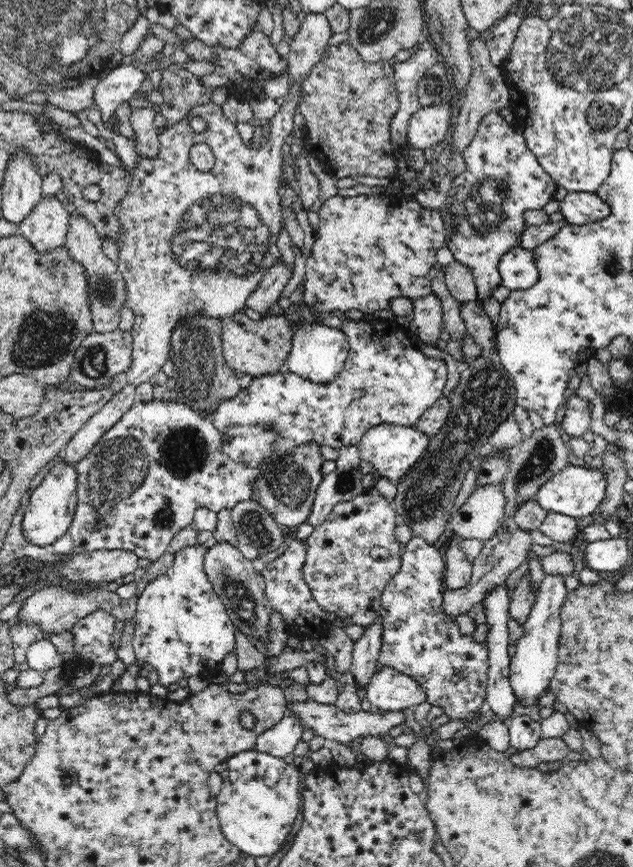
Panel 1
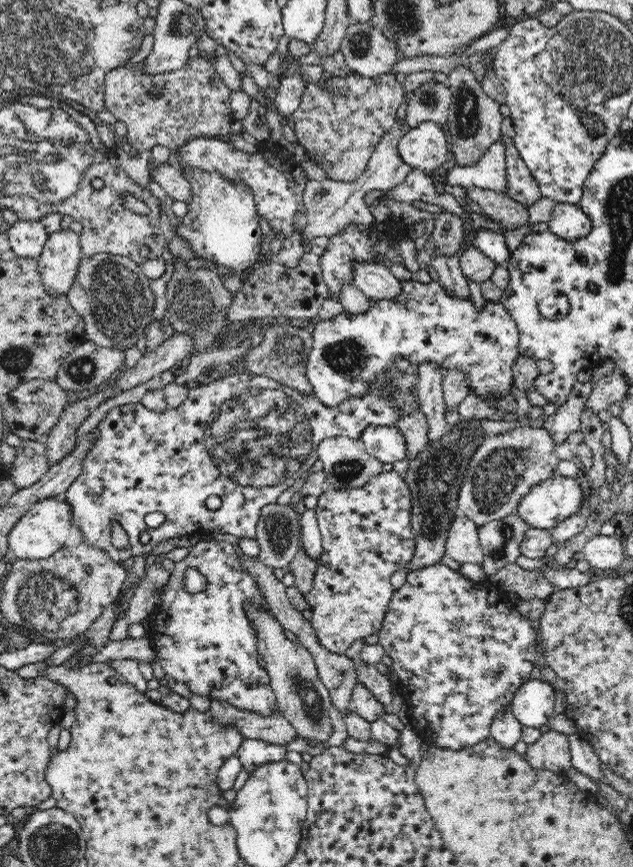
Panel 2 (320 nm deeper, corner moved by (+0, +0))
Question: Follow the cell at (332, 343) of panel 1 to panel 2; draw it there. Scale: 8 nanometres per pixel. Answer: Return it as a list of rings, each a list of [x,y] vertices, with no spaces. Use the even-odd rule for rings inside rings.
[[[399,279],[400,281],[400,294],[396,298],[369,298],[368,297],[368,310],[366,312],[360,312],[360,314],[352,314],[347,310],[343,310],[340,314],[334,316],[334,318],[326,320],[316,320],[313,322],[313,327],[311,328],[311,333],[313,334],[313,347],[310,352],[308,366],[306,366],[306,374],[308,374],[308,379],[312,389],[314,390],[314,397],[324,404],[324,406],[329,406],[334,408],[345,402],[347,399],[352,397],[364,398],[367,394],[384,394],[384,388],[386,388],[386,378],[388,378],[388,372],[392,368],[396,368],[396,360],[404,359],[412,365],[420,366],[420,364],[431,364],[435,368],[439,368],[441,371],[448,370],[460,370],[467,379],[469,385],[469,393],[476,395],[476,397],[481,398],[486,401],[486,403],[500,402],[504,400],[512,390],[514,390],[514,378],[513,378],[513,366],[519,358],[519,330],[516,321],[512,318],[510,311],[500,302],[494,302],[493,300],[484,300],[484,304],[481,308],[476,307],[472,301],[471,296],[468,298],[450,297],[444,291],[444,287],[439,283],[439,281],[430,281],[429,283],[423,283],[418,280],[409,279]]]

